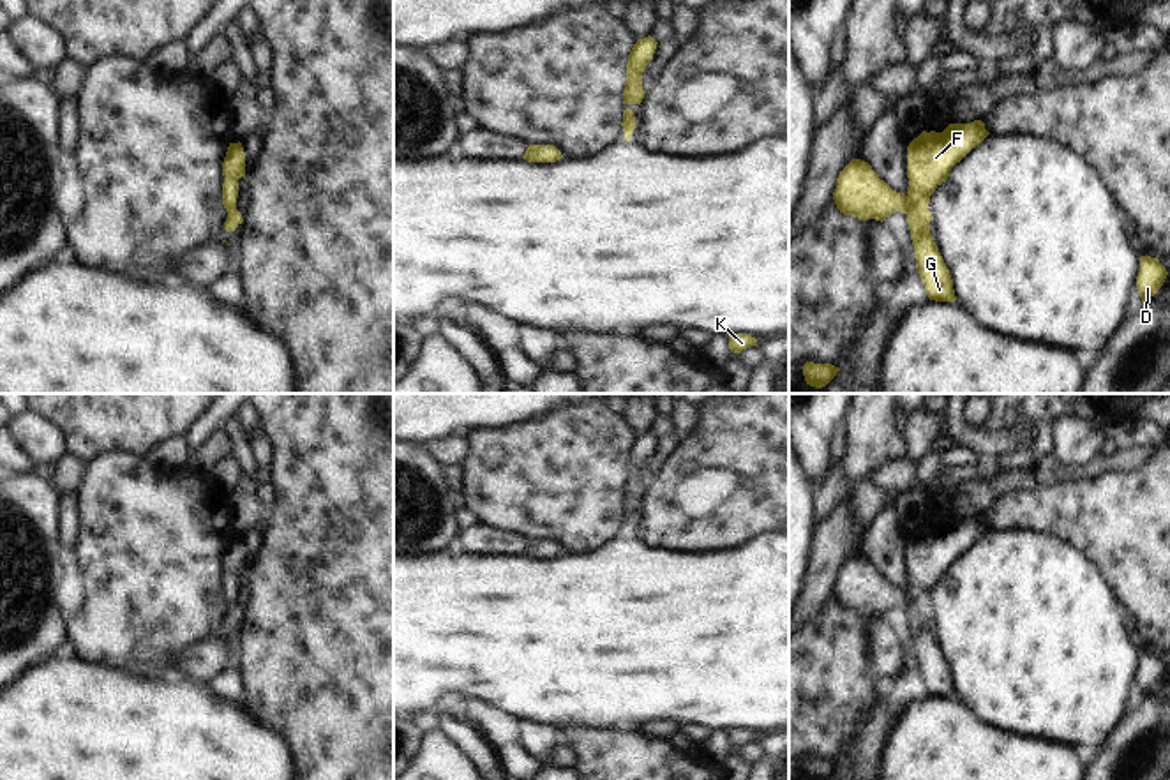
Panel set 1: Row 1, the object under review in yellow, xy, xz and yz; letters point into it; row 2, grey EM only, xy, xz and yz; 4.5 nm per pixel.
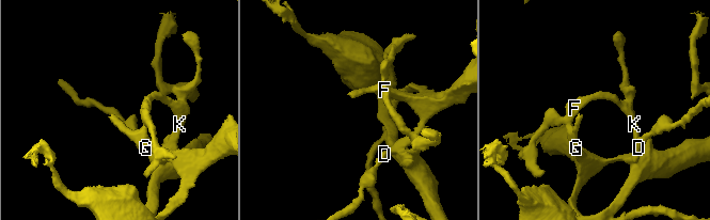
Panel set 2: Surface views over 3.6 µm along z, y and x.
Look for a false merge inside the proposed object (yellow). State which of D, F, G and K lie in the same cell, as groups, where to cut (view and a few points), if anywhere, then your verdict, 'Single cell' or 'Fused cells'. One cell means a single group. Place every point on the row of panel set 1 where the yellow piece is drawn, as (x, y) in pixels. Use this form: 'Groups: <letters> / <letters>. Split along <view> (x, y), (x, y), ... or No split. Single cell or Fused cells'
Groups: D G / F K. Split along yz (927, 209), (923, 212), (911, 209), (907, 214). Fused cells

